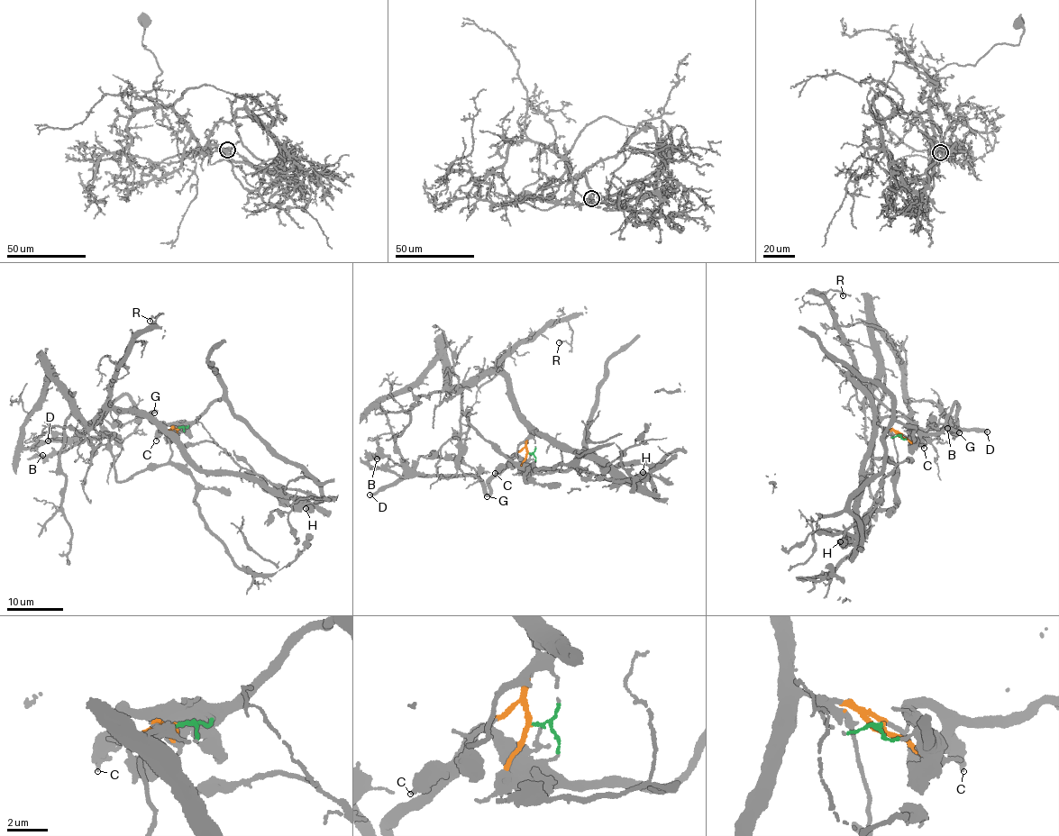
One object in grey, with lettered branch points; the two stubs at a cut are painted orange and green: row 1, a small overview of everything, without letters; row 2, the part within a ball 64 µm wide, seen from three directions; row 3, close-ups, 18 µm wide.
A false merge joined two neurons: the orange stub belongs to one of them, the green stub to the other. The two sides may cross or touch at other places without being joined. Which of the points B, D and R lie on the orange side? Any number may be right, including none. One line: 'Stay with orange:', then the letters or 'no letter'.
Stay with orange: R

